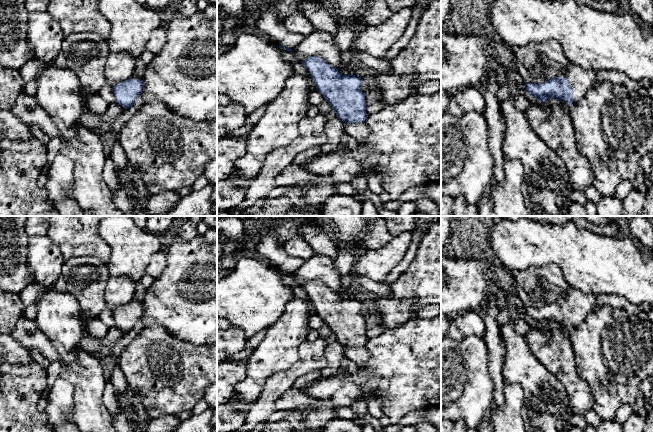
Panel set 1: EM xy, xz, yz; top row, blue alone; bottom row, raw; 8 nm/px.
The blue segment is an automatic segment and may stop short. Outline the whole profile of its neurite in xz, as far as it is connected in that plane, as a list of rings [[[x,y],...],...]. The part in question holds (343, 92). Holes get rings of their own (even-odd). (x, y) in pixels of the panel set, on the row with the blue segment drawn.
[[[310,56],[301,63],[308,70],[317,92],[330,104],[336,117],[346,123],[345,134],[361,143],[371,132],[365,122],[368,114],[366,95],[361,91],[362,78],[352,74],[342,75],[317,56]]]

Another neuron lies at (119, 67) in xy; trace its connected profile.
[[[110,52],[106,66],[106,85],[113,88],[118,82],[132,77],[137,58],[126,53]]]

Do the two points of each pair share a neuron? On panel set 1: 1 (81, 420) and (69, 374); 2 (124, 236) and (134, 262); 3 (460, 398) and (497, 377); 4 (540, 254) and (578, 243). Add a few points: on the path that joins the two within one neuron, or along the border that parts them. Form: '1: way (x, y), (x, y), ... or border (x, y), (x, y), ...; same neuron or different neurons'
1: way (75, 409), (79, 402), (79, 385); same neuron
2: way (128, 242), (131, 245), (131, 256); same neuron
3: border (487, 356), (487, 368), (494, 385), (491, 402); different neurons
4: way (549, 245), (569, 245); same neuron

